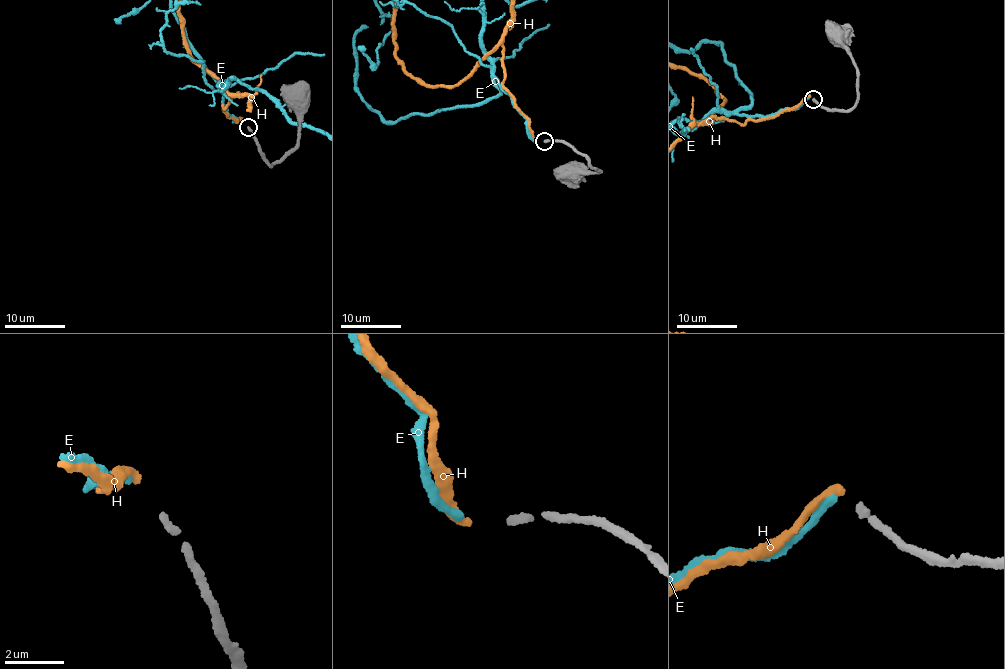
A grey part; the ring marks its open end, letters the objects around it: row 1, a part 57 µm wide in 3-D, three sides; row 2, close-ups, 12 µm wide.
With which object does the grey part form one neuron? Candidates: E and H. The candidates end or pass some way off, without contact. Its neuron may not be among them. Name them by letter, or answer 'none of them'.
H

